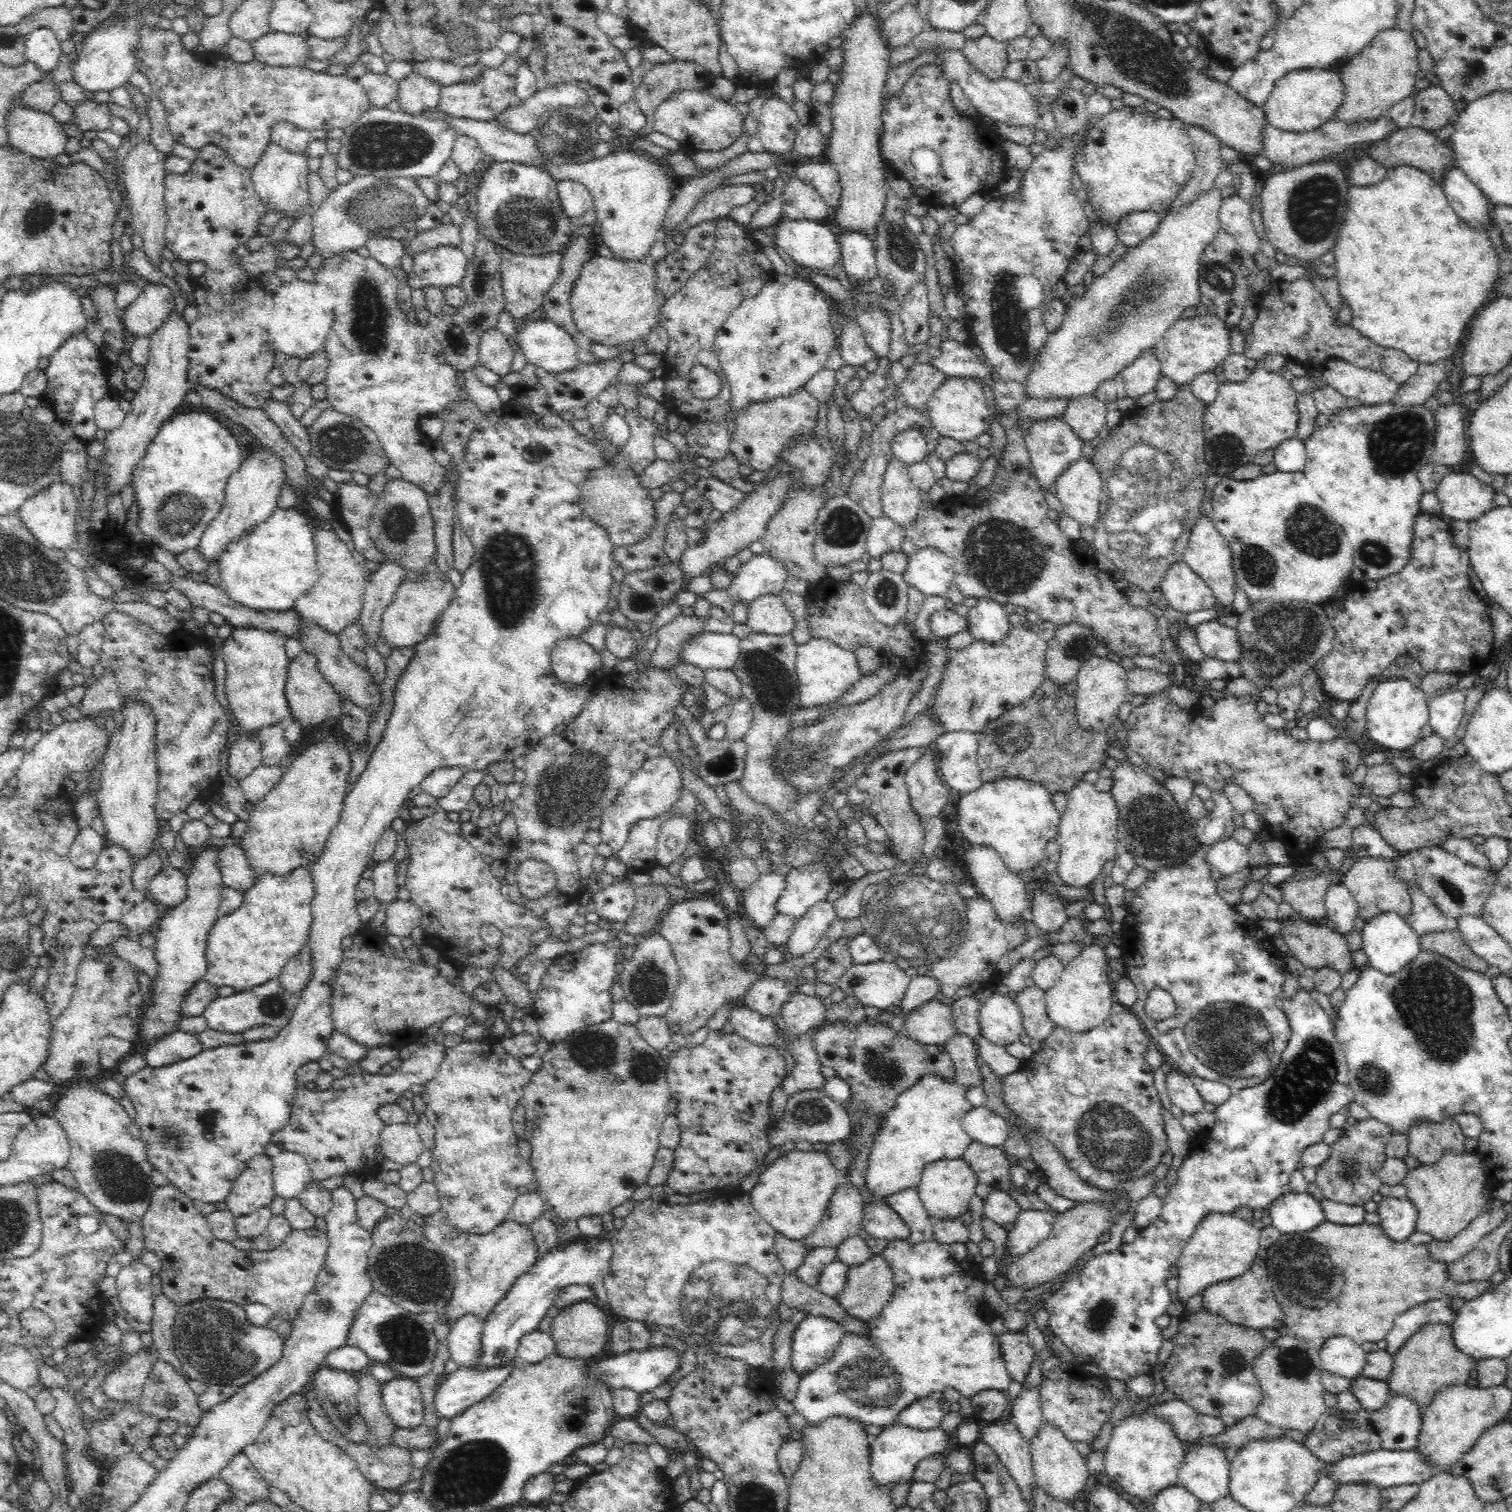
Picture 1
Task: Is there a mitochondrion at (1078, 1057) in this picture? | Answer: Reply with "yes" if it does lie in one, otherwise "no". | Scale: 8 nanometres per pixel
no

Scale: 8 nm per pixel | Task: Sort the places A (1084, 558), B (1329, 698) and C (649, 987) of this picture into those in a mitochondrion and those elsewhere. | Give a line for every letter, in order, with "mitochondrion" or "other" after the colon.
A: other
B: other
C: mitochondrion

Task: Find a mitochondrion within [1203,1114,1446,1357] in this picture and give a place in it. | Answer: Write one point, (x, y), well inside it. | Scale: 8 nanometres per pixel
(1295, 1258)

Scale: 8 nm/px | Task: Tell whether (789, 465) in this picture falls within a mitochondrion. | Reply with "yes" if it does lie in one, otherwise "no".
no

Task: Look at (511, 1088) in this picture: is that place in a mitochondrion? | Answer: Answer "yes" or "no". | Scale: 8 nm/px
no

